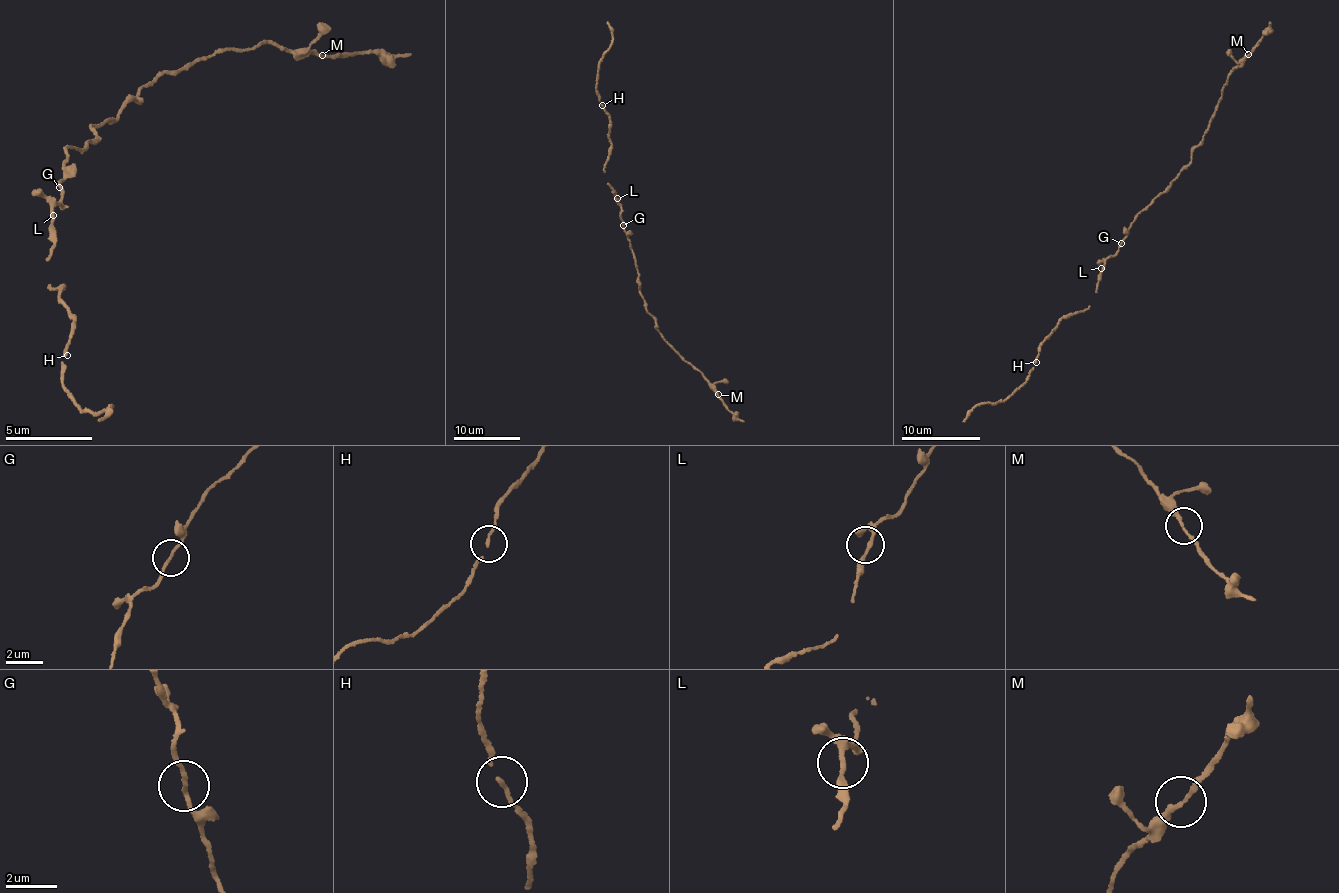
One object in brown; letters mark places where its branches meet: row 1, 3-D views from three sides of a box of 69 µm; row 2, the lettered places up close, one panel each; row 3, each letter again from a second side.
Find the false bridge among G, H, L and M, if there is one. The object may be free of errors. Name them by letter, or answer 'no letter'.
no letter

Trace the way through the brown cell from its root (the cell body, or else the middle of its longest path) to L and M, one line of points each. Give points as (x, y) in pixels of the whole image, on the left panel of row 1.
L: (59, 183), (59, 204), (64, 206), (60, 201), (52, 206), (53, 215)
M: (59, 183), (66, 150), (92, 144), (92, 126), (110, 123), (156, 78), (271, 42), (321, 56)

